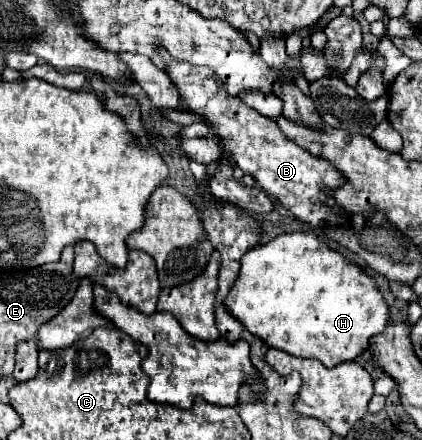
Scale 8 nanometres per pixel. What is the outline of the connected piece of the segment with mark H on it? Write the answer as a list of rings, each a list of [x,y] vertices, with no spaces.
[[[282,233],[266,245],[252,247],[240,261],[240,273],[232,285],[224,307],[250,333],[258,335],[270,347],[296,357],[318,359],[326,367],[356,359],[364,353],[368,339],[384,331],[388,323],[388,307],[370,275],[332,251],[314,233]]]

